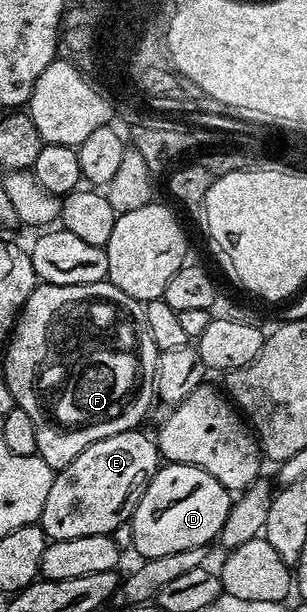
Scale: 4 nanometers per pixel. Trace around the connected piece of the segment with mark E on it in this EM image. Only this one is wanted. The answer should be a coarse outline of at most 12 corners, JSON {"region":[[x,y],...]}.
{"region":[[139,428],[52,478],[38,522],[61,541],[112,535],[162,468]]}

